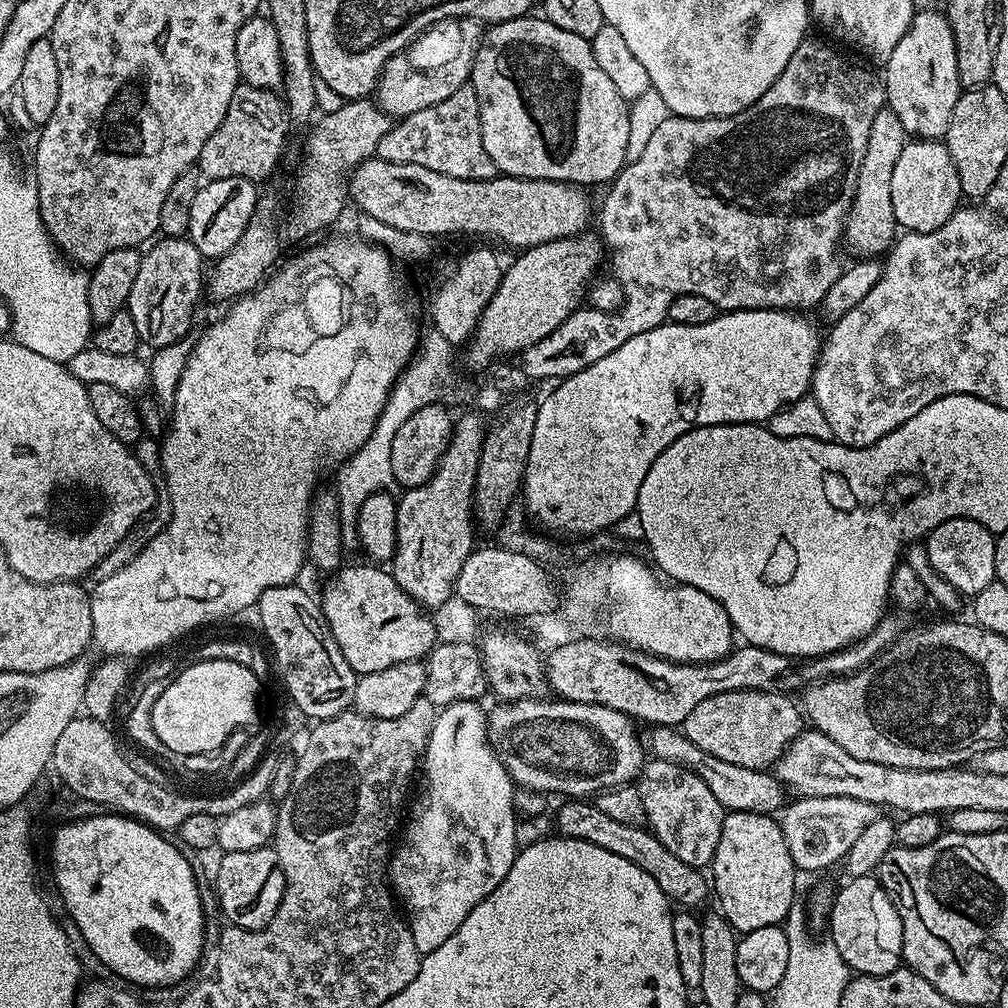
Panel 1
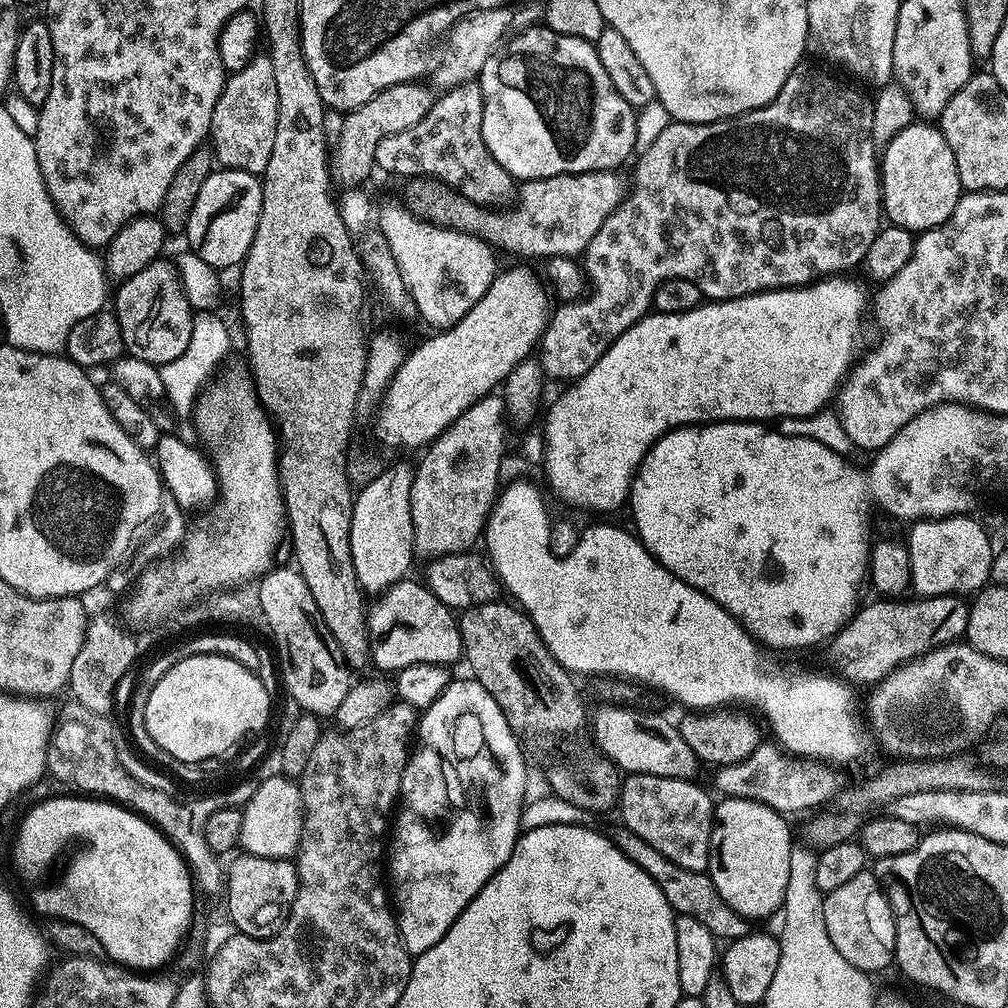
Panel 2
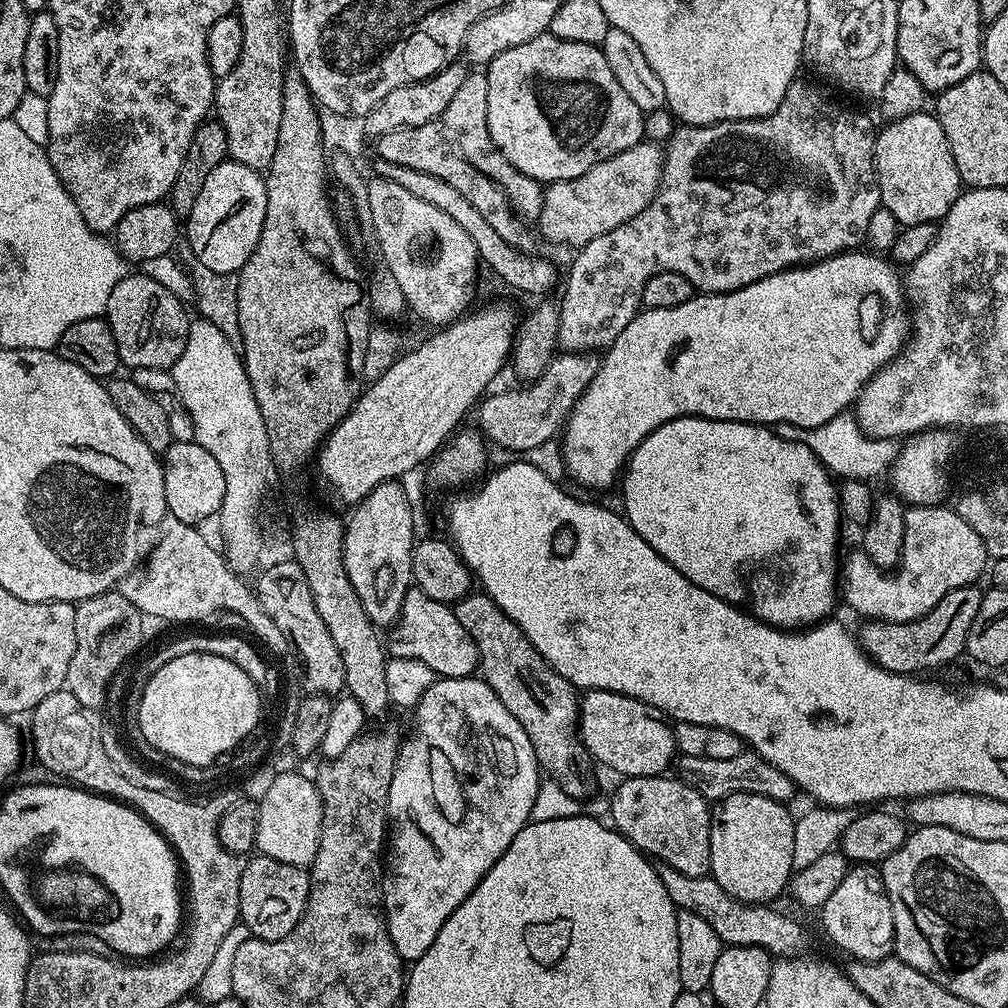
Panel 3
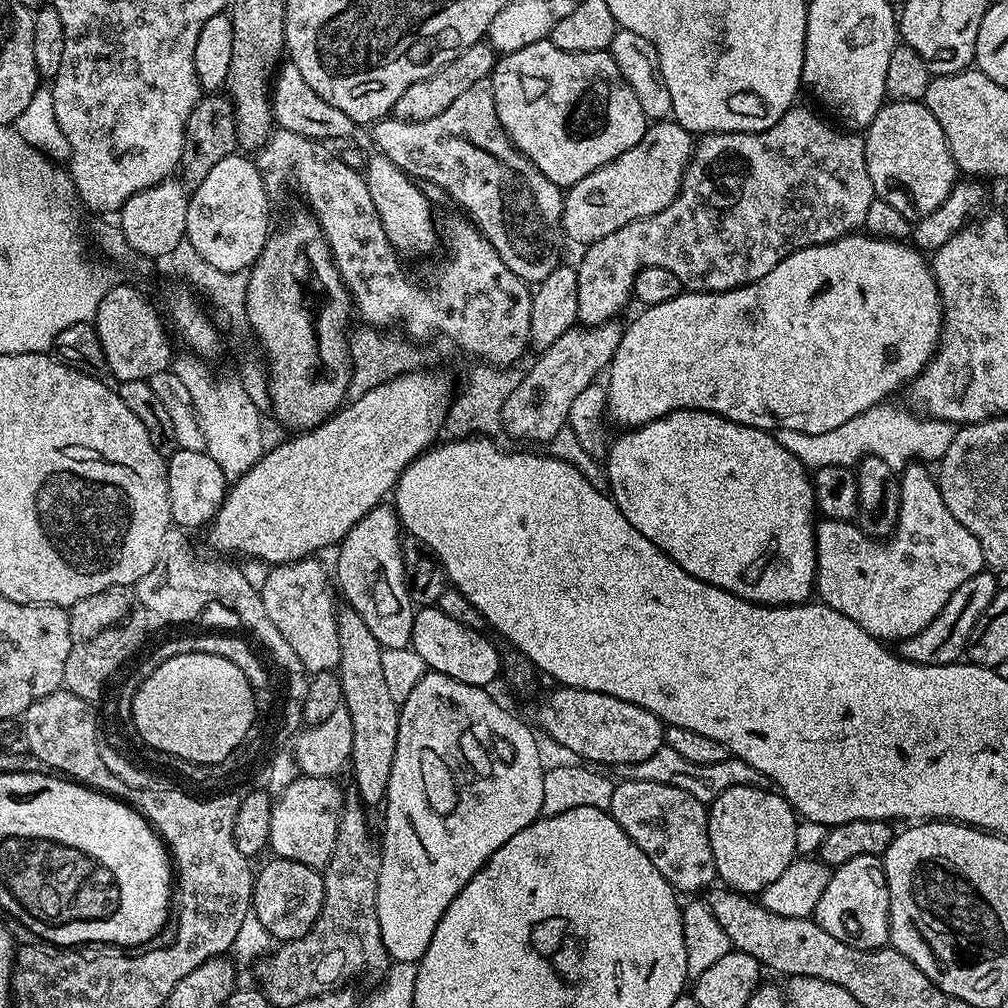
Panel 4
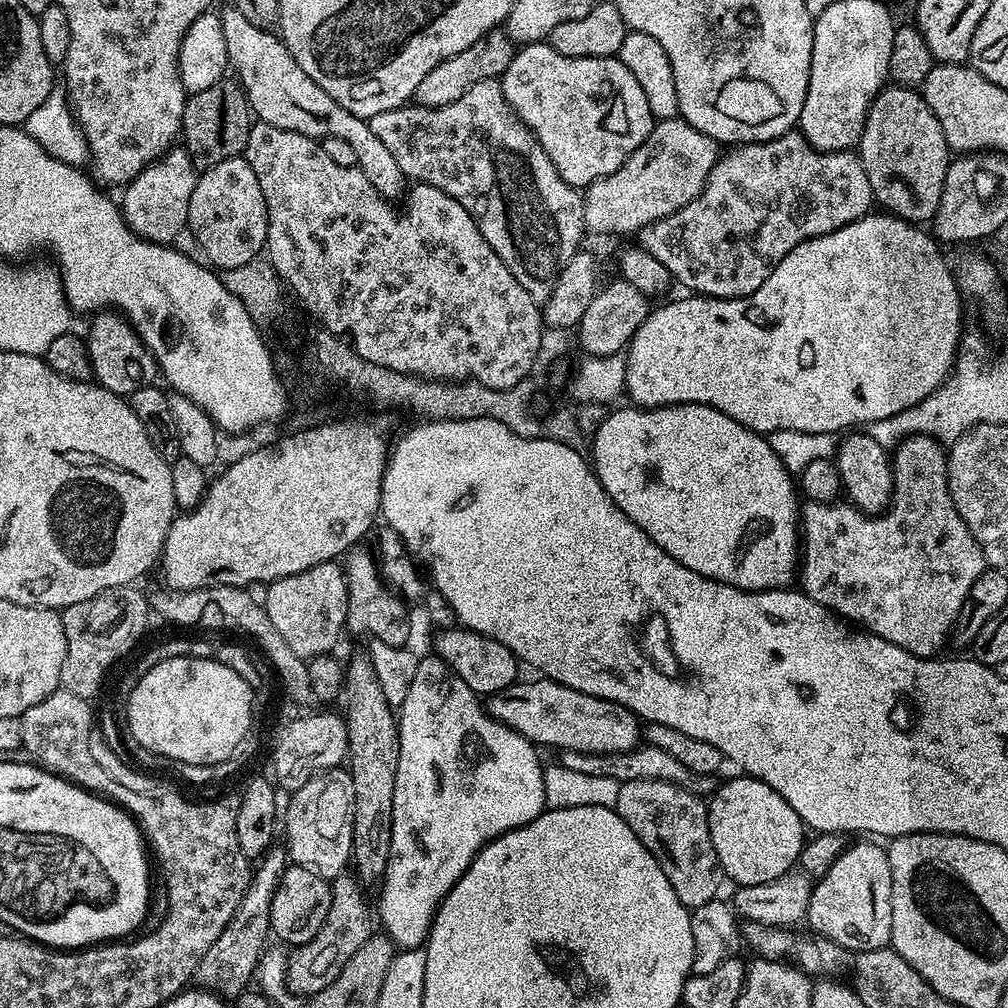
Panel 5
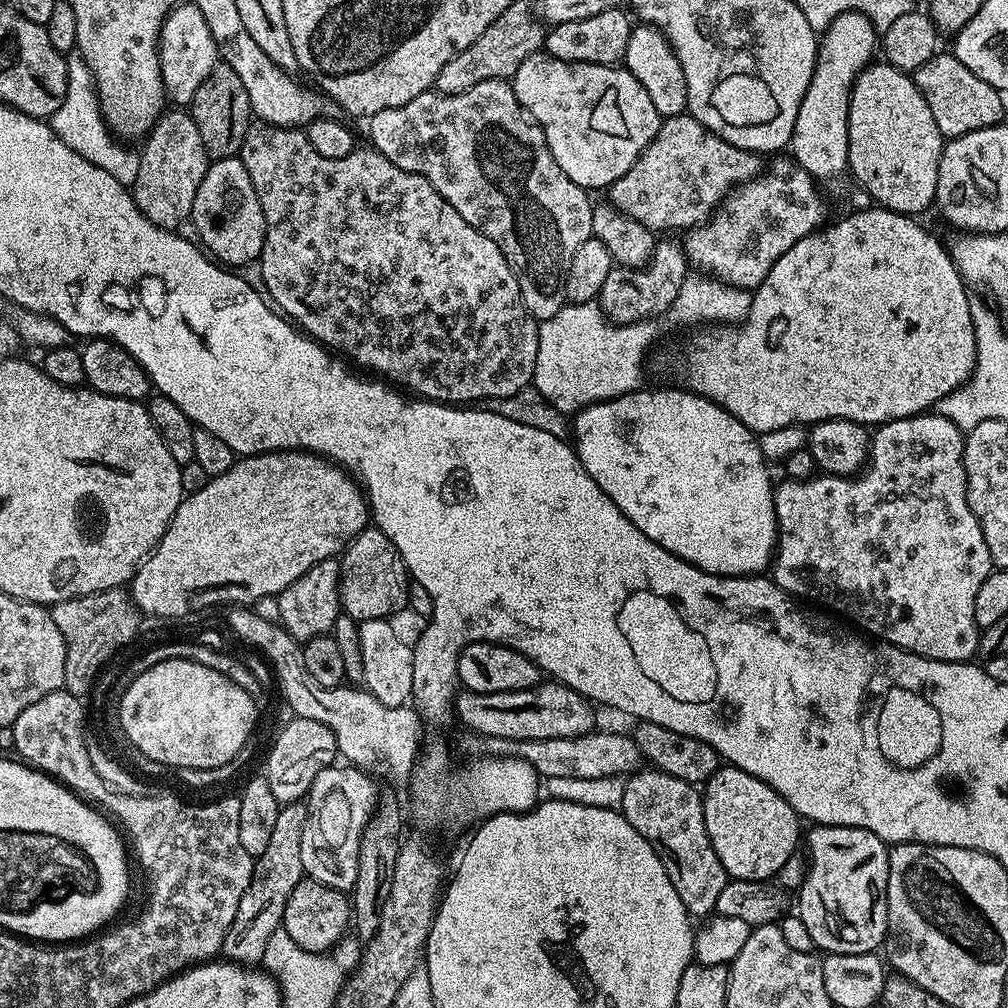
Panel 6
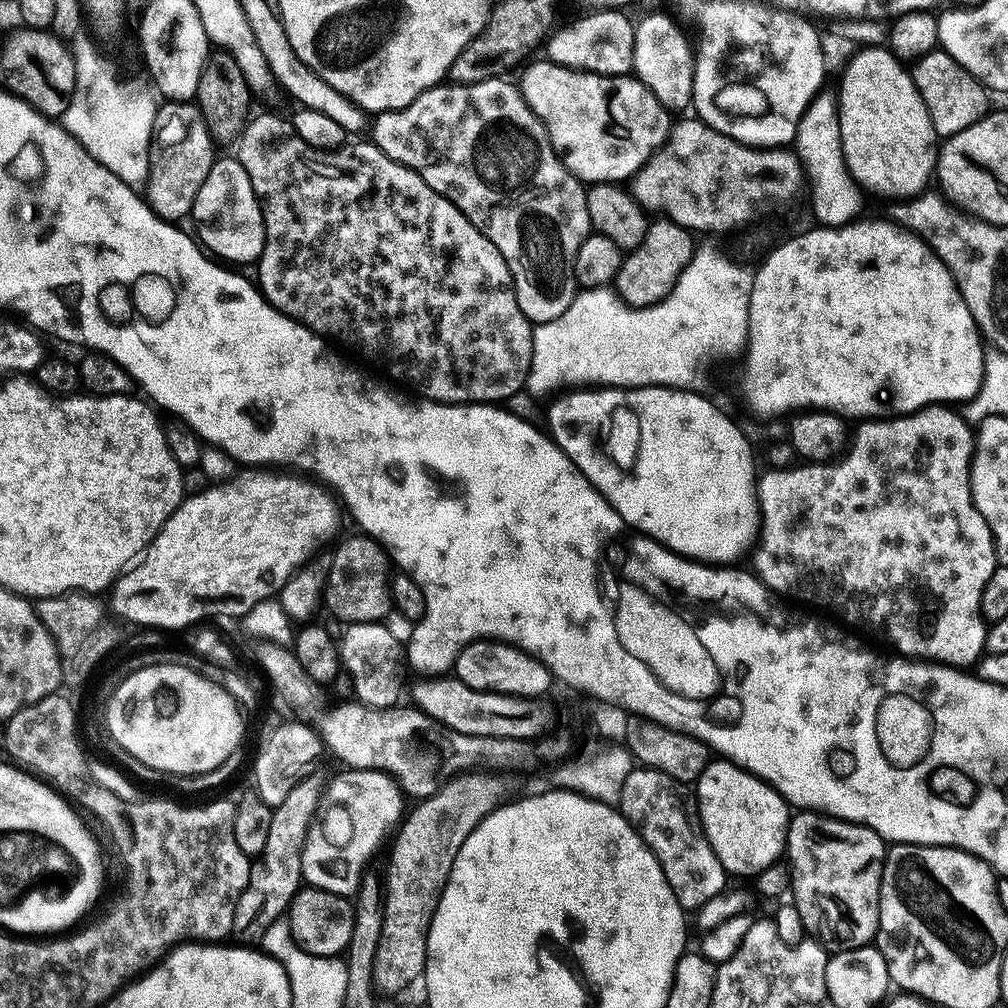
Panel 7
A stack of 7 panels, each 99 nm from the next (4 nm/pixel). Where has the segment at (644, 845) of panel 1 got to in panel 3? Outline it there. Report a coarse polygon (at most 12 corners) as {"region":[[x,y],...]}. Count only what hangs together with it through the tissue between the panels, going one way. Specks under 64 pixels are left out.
{"region":[[658,868],[670,902],[714,926],[724,946],[800,958],[804,930],[743,904],[711,875]]}

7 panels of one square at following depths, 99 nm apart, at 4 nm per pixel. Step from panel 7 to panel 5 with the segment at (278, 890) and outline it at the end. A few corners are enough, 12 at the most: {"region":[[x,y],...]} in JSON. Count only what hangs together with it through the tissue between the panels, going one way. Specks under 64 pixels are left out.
{"region":[[285,849],[263,853],[234,918],[202,954],[195,983],[236,998],[270,936]]}

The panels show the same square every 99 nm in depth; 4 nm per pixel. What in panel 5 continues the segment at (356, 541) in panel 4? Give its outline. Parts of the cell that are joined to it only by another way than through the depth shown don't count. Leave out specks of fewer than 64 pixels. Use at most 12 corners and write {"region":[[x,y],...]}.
{"region":[[357,546],[342,567],[349,633],[405,647],[405,601]]}

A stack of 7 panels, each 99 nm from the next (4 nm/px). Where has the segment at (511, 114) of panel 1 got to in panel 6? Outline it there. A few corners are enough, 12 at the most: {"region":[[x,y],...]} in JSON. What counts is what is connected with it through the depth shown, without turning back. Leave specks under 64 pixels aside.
{"region":[[526,58],[510,81],[579,188],[662,123],[628,69]]}

